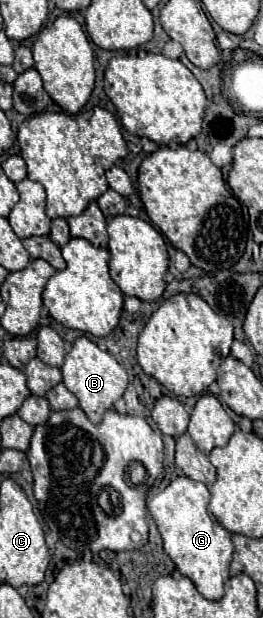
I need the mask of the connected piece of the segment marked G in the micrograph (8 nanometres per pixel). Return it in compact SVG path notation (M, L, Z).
M179 475L147 503L149 513L161 533L163 549L175 563L177 571L189 577L205 599L219 601L225 595L223 585L229 579L233 543L231 533L207 513L207 505L209 505L209 489L203 483L193 481L185 475Z

